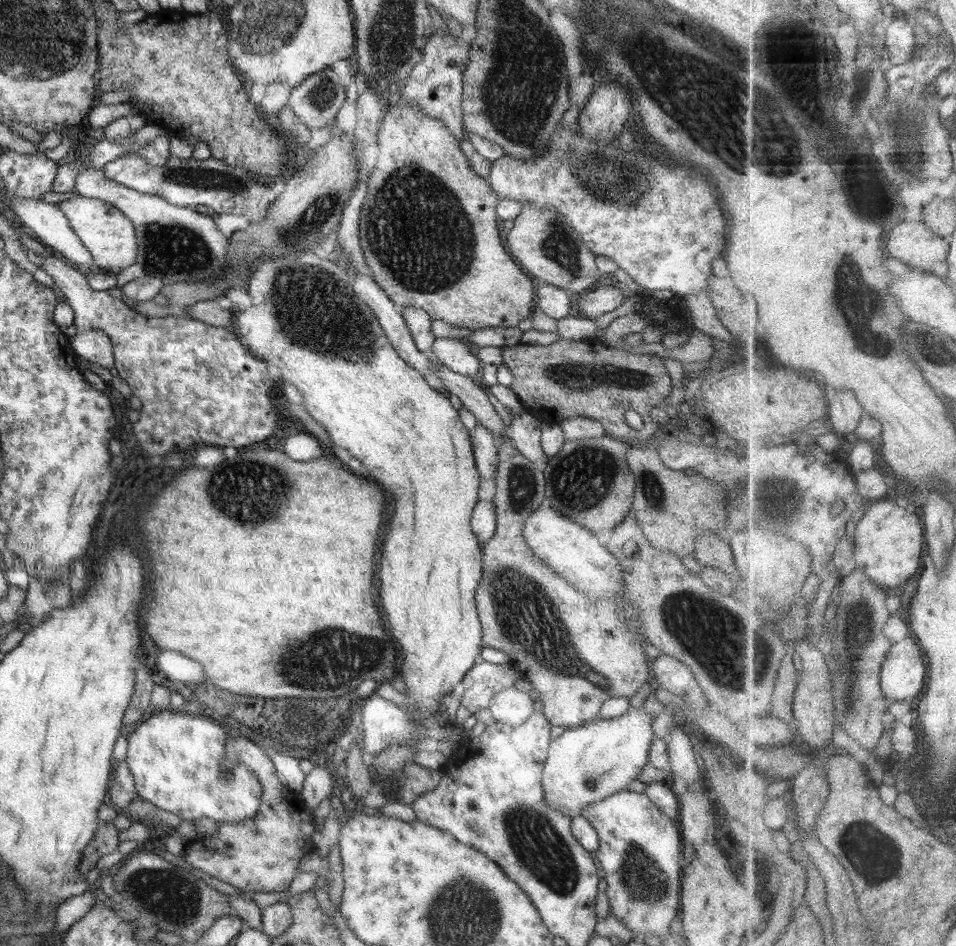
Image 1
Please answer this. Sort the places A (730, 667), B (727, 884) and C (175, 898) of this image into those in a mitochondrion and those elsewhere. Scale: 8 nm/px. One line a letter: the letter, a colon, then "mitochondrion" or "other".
A: mitochondrion
B: other
C: mitochondrion

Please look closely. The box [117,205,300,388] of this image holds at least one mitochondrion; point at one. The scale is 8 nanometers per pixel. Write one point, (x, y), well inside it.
(169, 249)

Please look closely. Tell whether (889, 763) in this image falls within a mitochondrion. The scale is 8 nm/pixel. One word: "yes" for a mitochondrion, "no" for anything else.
no

